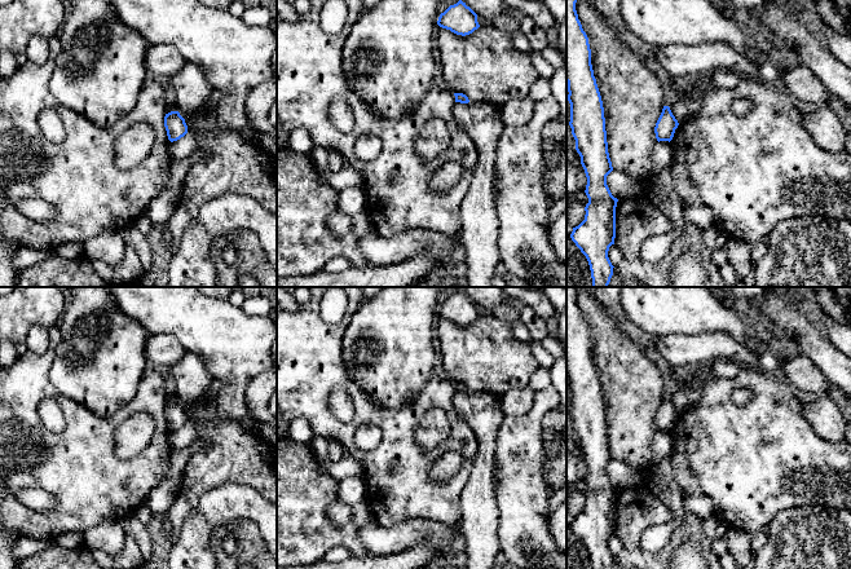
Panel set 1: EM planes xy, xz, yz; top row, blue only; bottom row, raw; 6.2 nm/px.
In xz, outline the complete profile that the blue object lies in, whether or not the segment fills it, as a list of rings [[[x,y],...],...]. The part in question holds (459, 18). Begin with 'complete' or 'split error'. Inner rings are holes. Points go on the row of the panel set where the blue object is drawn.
complete | [[[462,0],[440,14],[437,25],[457,35],[469,35],[480,27],[477,14]]]

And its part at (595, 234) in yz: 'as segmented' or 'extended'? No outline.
as segmented

